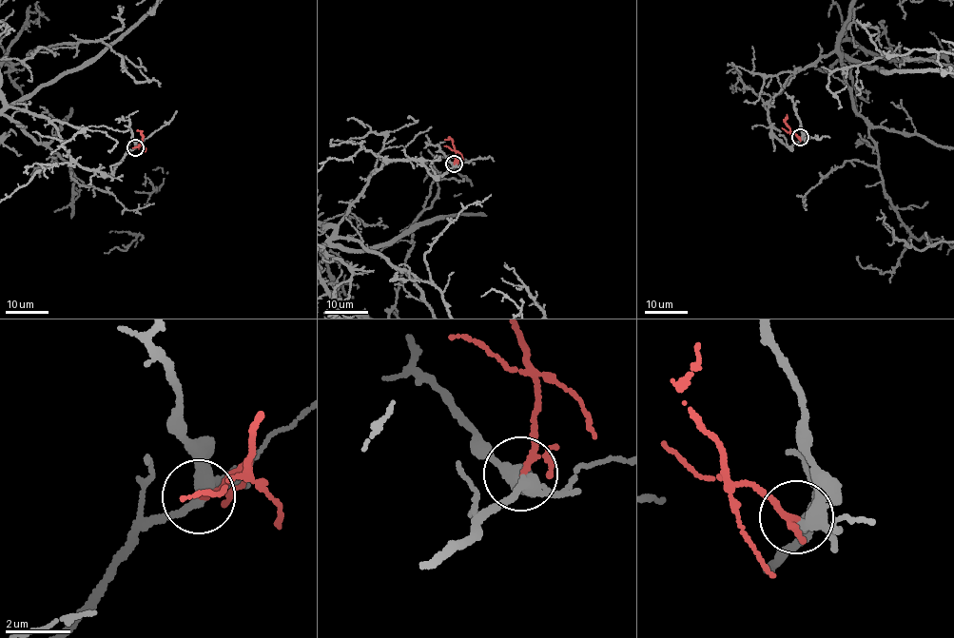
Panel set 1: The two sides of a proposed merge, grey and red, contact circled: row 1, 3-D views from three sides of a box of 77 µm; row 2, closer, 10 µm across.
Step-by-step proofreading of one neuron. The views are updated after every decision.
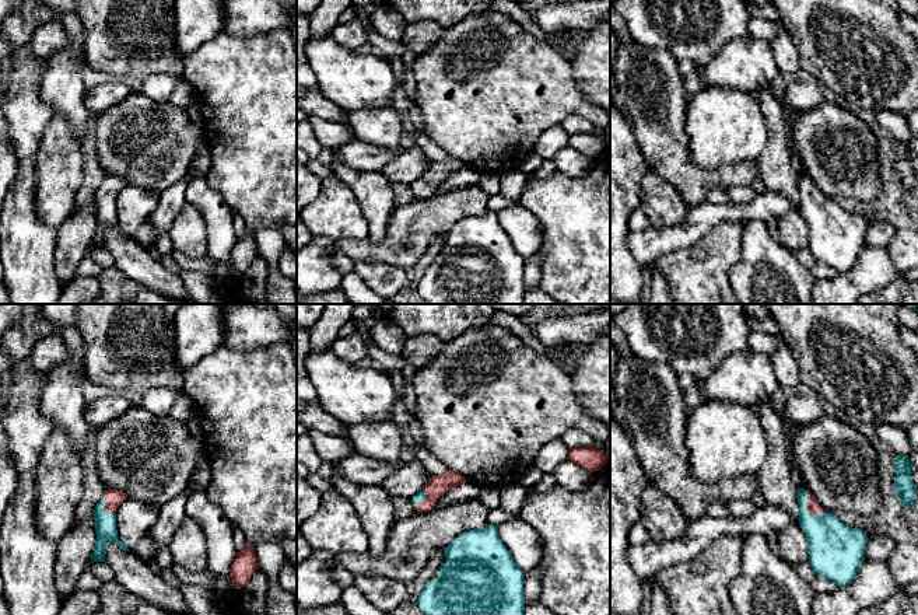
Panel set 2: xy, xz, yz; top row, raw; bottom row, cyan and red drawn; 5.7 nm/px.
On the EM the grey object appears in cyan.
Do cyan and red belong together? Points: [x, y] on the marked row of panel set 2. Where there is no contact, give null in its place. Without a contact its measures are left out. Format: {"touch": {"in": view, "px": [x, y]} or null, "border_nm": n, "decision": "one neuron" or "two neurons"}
{"touch": {"in": "yz", "px": [806, 510]}, "border_nm": 180, "decision": "one neuron"}

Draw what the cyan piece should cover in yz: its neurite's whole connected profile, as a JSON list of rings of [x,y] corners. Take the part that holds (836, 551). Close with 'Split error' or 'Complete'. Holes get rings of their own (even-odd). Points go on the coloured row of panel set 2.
[[[798,488],[799,525],[807,539],[809,565],[838,587],[851,584],[865,559],[869,538],[823,510],[816,497]]]. Split error

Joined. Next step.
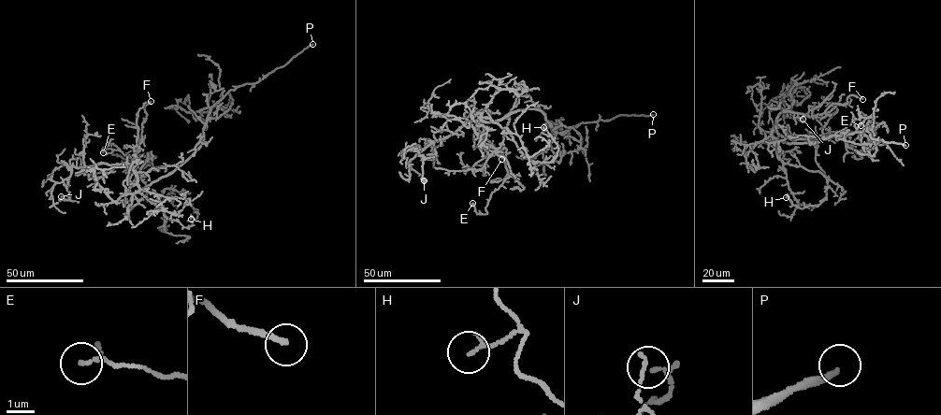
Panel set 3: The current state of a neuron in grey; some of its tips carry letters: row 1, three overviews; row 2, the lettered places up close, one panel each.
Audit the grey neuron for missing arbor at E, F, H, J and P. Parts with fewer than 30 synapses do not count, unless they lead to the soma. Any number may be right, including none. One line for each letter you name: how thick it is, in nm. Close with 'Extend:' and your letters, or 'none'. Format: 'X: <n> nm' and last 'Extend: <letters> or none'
P: 240 nm
Extend: P

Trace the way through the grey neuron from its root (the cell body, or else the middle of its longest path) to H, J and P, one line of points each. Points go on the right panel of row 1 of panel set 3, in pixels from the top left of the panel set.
H: (789, 143), (772, 137), (776, 157), (819, 172), (828, 186), (817, 205), (801, 208), (786, 197)
J: (789, 143), (774, 137), (772, 133), (778, 116), (793, 103), (792, 88), (784, 96), (784, 115), (803, 119)
P: (789, 143), (812, 143), (865, 129), (873, 139), (905, 145)

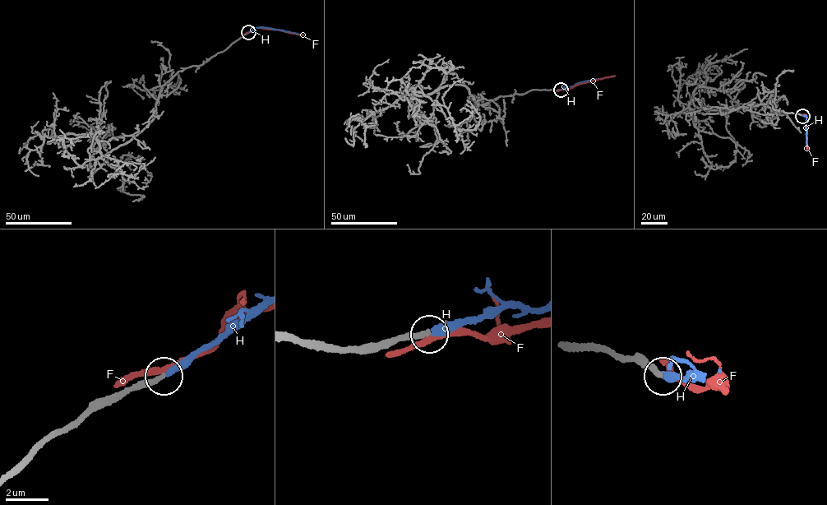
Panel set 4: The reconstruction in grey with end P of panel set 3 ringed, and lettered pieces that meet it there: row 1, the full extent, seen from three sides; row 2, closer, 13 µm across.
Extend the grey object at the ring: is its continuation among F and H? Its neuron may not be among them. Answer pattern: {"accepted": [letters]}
{"accepted": ["H"]}

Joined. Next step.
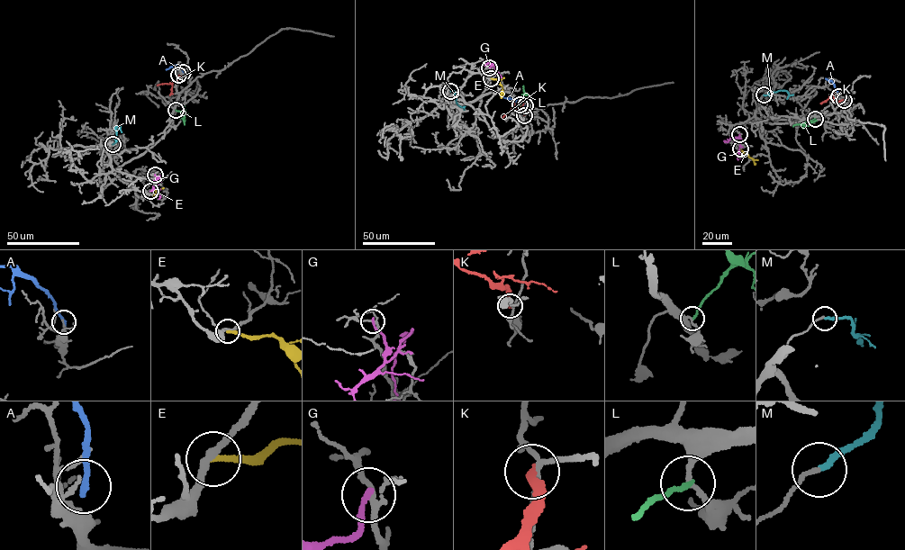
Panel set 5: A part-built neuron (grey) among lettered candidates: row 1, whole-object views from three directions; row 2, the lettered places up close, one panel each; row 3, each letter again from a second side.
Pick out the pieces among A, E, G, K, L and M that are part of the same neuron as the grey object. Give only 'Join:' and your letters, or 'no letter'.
Join: no letter

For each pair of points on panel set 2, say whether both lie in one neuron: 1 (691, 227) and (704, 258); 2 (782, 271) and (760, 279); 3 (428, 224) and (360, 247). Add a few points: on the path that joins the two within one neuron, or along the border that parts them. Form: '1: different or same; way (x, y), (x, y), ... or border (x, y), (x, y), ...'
1: different; border (726, 223), (715, 224), (691, 245), (668, 254)
2: same; way (777, 276), (766, 279)
3: same; way (412, 234), (392, 250), (377, 250)

